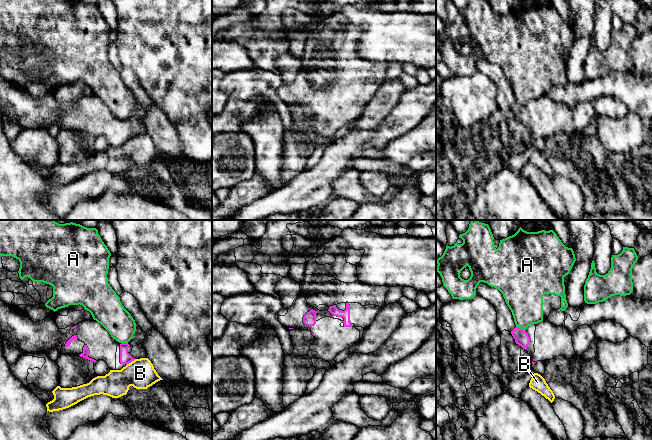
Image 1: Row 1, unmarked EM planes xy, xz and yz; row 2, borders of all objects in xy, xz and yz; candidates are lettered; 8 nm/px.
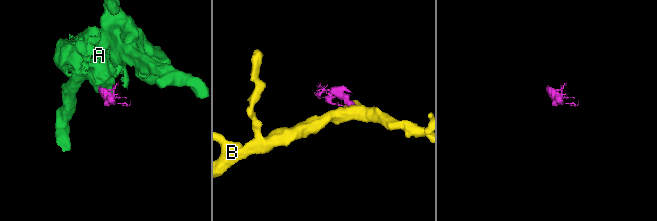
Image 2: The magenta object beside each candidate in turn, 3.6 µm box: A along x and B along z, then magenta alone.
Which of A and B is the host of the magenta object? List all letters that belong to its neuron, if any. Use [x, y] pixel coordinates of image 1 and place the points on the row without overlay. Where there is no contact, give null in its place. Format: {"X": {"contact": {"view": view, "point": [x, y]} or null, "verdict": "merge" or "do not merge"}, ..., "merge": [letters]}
{"A": {"contact": {"view": "yz", "point": [521, 105]}, "verdict": "do not merge"}, "B": {"contact": {"view": "xy", "point": [130, 138]}, "verdict": "do not merge"}, "merge": []}

